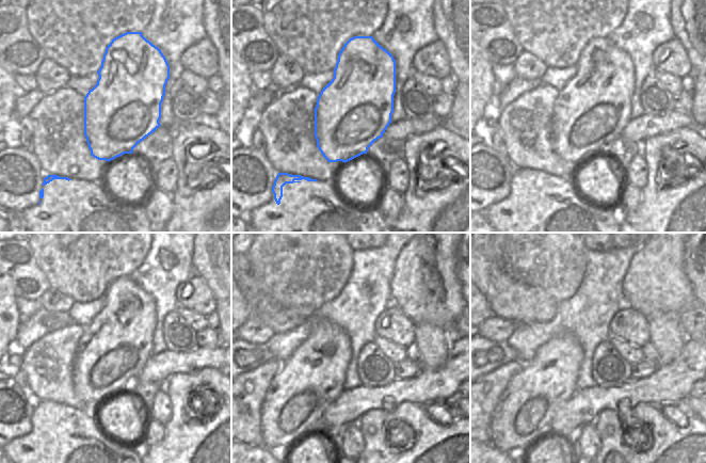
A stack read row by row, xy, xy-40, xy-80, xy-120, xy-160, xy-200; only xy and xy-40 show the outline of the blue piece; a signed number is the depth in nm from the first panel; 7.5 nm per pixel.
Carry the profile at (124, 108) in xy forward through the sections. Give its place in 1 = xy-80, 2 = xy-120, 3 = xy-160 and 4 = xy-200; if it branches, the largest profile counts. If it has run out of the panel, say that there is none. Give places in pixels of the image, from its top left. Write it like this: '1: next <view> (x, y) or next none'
1: next xy-80 (592, 110)
2: next xy-120 (112, 352)
3: next xy-160 (314, 376)
4: next xy-200 (524, 414)

